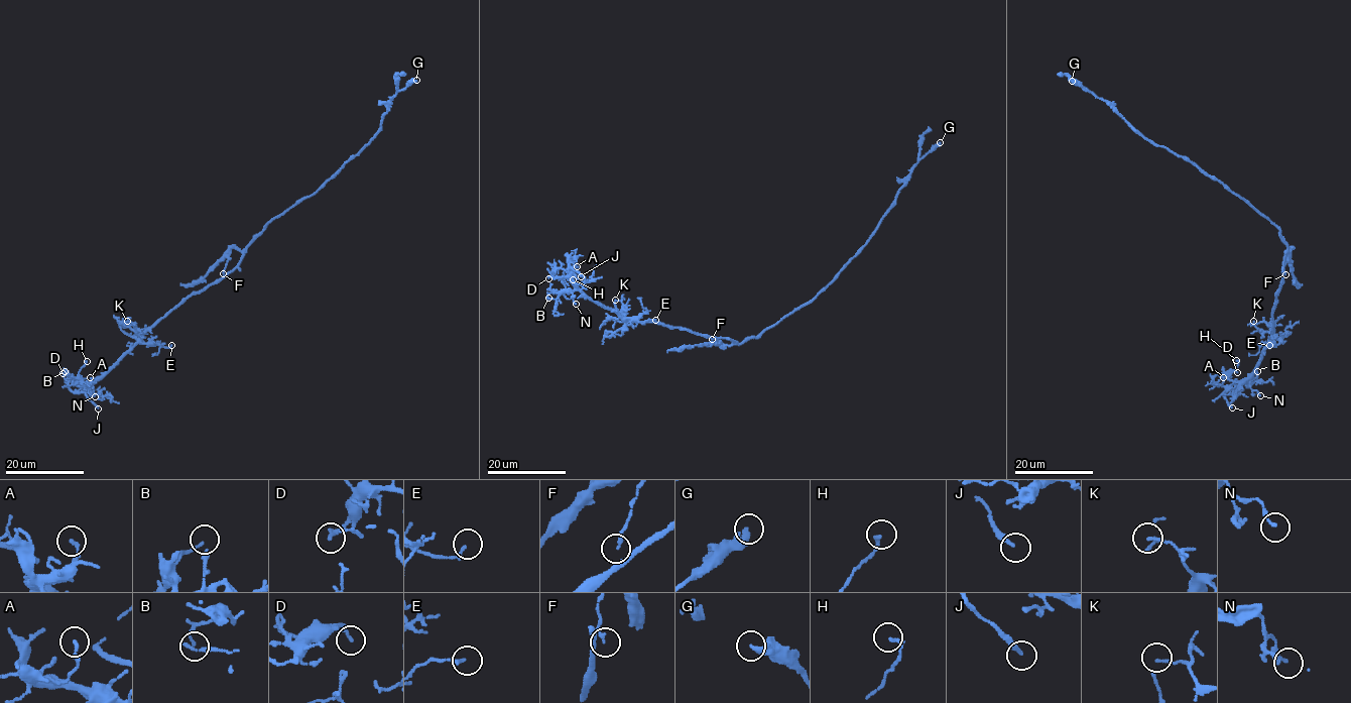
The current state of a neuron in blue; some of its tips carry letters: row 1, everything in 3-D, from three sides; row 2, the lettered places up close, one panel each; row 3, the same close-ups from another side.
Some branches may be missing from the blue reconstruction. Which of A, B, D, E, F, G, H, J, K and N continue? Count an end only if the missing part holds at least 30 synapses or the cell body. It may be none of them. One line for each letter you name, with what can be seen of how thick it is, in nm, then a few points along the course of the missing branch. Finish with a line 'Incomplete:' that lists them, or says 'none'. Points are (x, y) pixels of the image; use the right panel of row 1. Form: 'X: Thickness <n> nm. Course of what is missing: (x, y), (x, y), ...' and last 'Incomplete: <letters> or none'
J: Thickness 240 nm. Course of what is missing: (1232, 407), (1244, 415)
Incomplete: J

